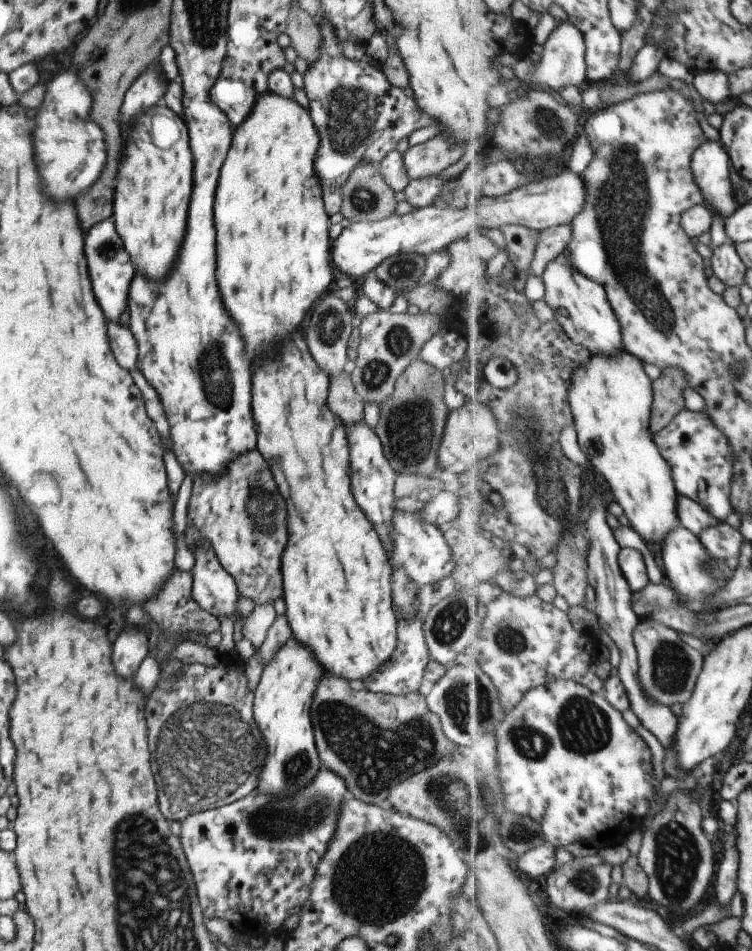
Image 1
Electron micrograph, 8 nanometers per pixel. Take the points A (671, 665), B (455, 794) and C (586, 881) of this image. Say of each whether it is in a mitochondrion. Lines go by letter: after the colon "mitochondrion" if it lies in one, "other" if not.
A: mitochondrion
B: mitochondrion
C: mitochondrion

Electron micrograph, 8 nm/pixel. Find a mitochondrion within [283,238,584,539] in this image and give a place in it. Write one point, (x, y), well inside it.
(526, 423)

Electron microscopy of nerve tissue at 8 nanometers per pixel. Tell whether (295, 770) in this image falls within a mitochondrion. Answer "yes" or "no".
yes

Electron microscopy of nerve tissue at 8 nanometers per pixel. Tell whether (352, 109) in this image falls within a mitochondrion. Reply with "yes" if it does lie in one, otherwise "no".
yes

